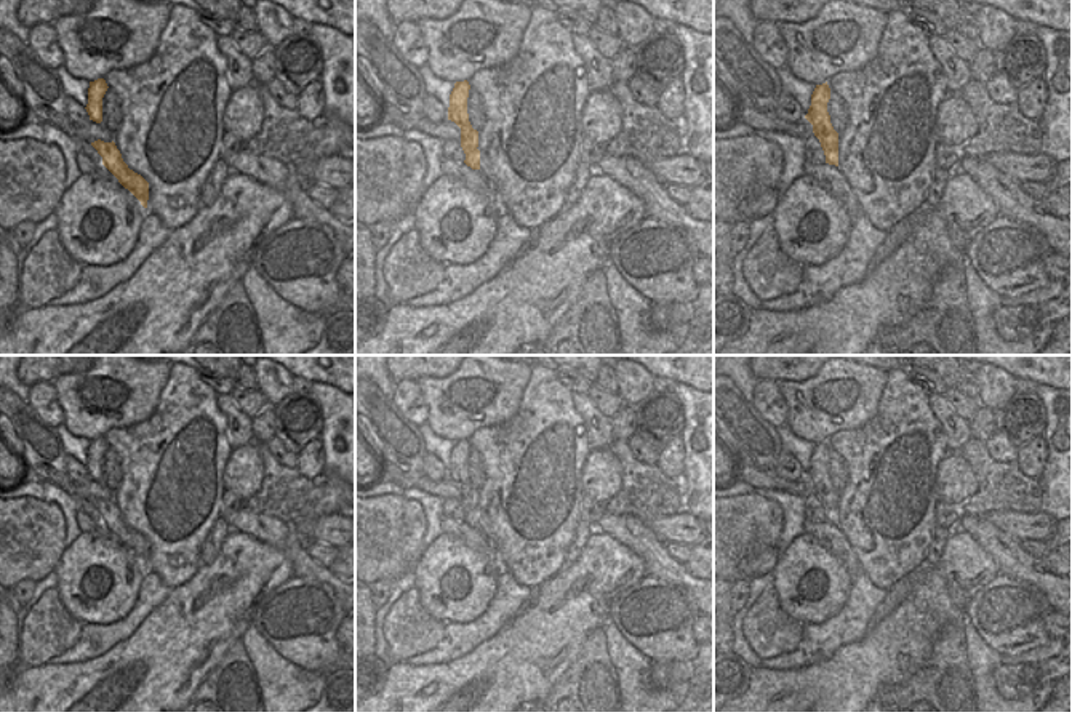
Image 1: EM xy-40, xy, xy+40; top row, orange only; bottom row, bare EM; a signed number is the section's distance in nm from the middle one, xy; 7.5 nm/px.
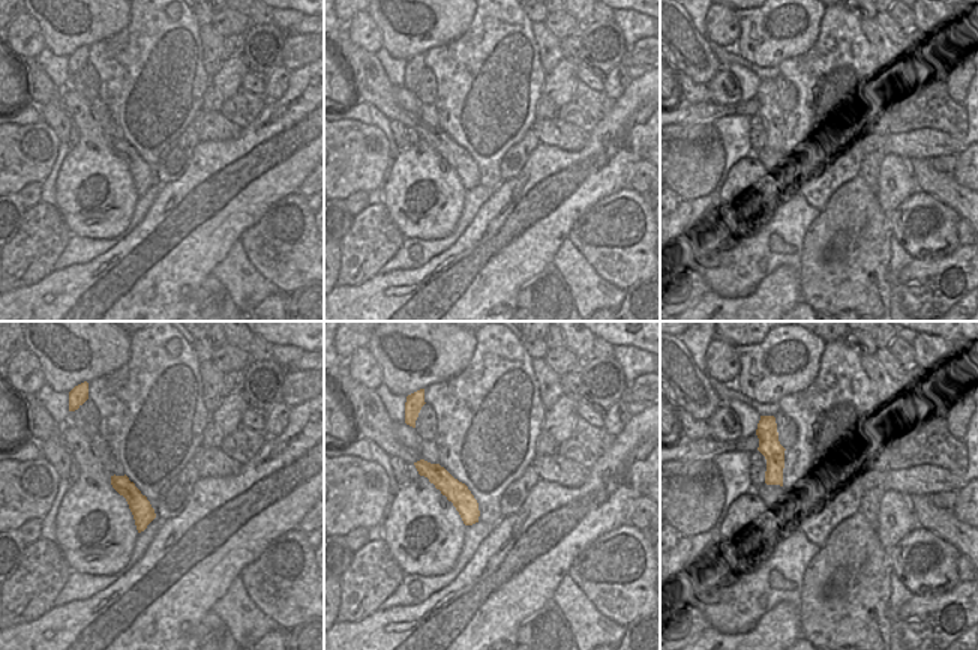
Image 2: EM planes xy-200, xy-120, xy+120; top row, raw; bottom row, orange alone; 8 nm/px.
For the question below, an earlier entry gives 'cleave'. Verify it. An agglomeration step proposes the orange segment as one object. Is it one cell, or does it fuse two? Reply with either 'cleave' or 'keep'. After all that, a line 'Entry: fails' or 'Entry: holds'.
cleave
Entry: holds

